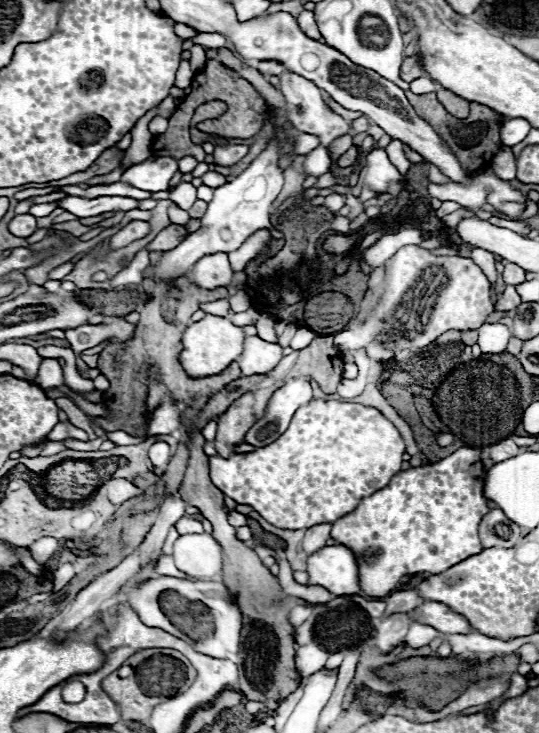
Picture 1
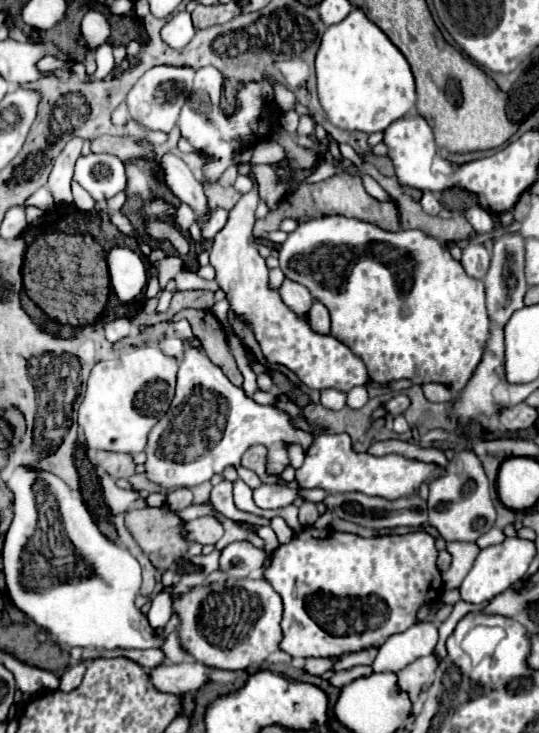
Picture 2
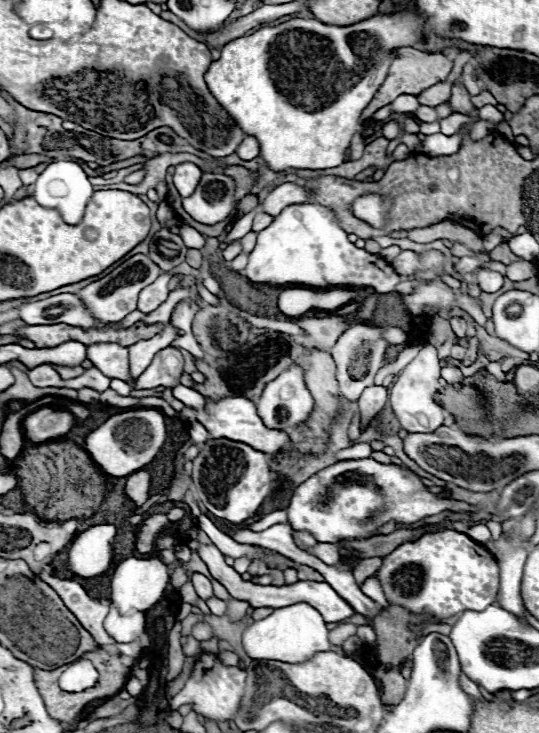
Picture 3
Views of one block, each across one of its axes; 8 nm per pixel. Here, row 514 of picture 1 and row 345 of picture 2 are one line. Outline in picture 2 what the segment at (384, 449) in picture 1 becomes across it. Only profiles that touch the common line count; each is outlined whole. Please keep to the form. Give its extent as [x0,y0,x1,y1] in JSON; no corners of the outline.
[210,172,368,392]

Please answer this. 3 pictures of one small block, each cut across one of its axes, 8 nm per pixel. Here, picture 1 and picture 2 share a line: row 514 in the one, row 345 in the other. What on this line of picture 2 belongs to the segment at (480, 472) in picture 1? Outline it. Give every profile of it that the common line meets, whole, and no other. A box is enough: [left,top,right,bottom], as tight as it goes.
[278,216,490,392]

